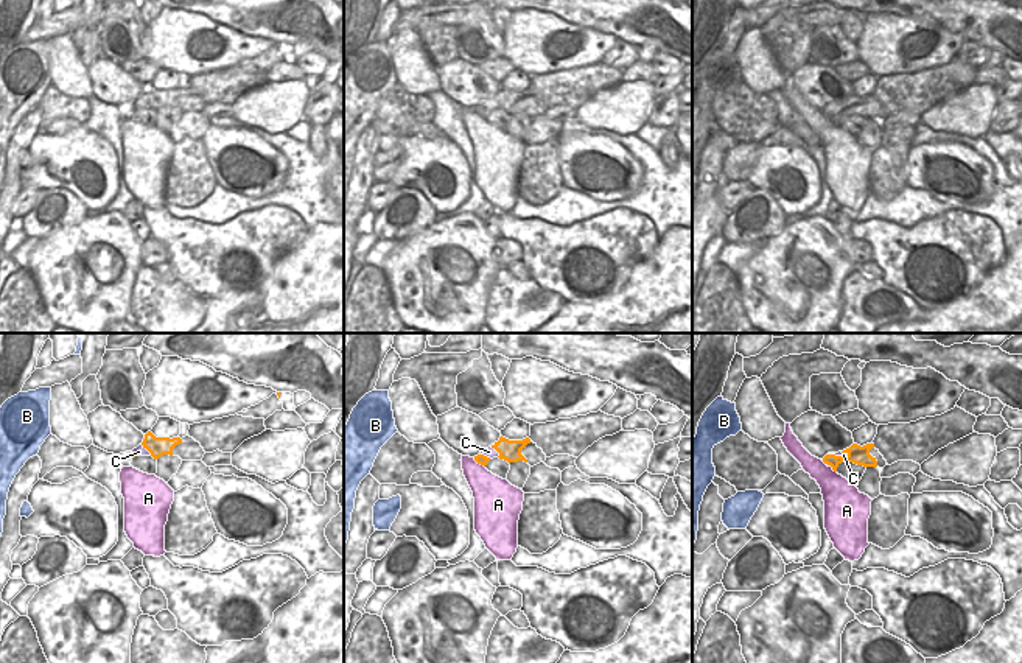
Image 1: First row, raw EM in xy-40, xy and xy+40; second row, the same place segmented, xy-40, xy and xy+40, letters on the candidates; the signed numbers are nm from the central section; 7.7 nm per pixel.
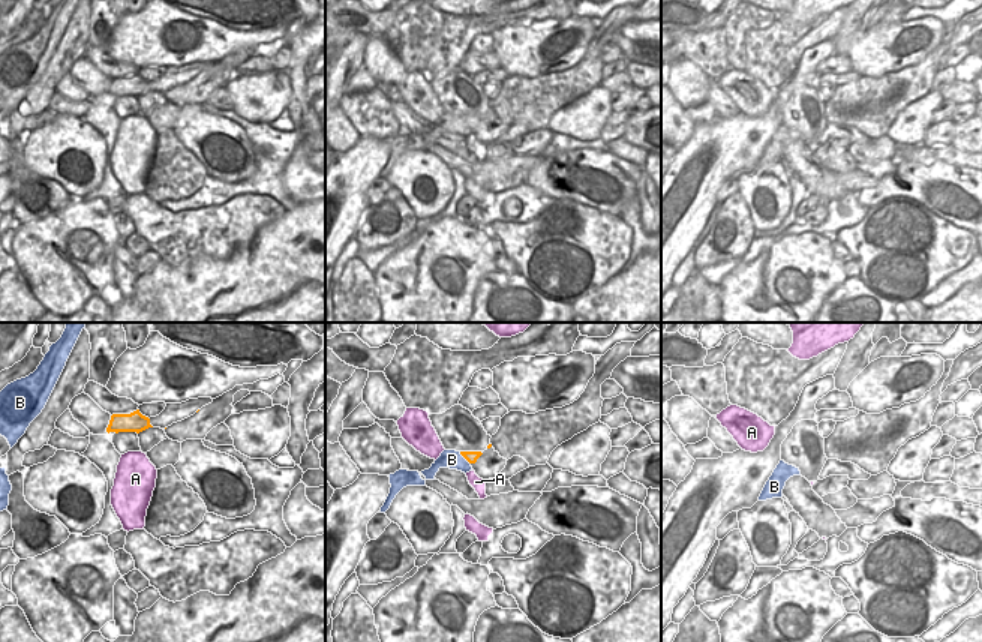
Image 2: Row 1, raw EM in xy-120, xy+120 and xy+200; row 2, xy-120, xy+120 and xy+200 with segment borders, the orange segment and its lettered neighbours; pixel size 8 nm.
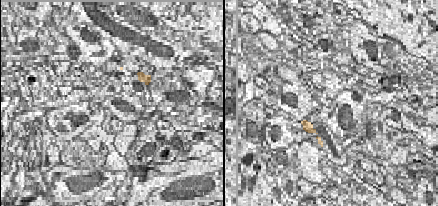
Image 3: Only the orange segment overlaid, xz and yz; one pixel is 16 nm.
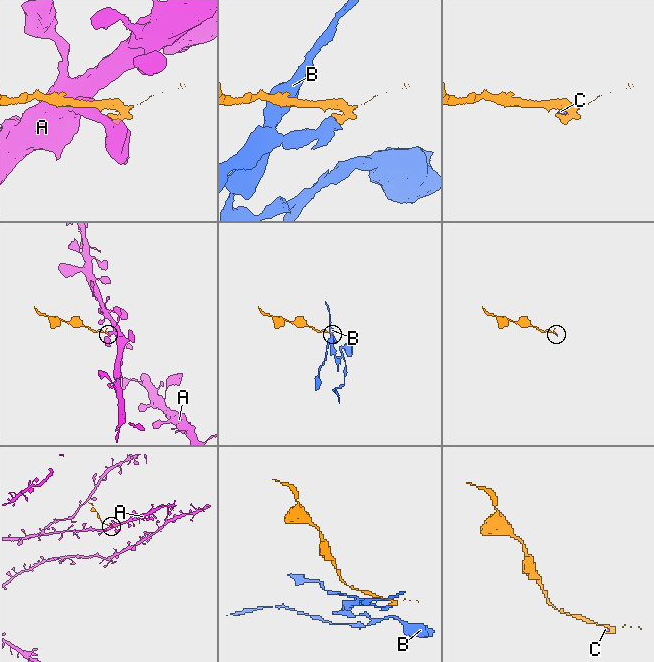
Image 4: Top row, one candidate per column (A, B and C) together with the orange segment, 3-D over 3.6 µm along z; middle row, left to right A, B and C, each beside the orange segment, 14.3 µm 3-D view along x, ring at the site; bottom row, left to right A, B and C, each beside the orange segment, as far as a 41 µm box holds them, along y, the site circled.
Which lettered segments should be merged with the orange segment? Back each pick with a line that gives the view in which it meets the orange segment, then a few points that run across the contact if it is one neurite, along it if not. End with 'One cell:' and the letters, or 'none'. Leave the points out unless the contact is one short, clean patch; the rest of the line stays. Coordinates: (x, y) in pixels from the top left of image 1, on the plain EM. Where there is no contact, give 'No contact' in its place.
One cell: none.

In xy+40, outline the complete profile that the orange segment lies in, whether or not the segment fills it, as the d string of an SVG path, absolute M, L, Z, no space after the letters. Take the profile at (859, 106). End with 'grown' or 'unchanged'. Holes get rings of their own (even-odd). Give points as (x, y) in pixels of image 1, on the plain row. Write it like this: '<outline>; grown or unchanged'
M852 95L849 100L843 101L842 104L846 104L846 109L835 107L835 106L826 106L823 109L823 114L831 117L834 123L837 123L837 118L842 114L854 114L857 117L863 118L877 118L876 109L870 106L870 101L874 100L874 95L866 95L863 98Z; unchanged

